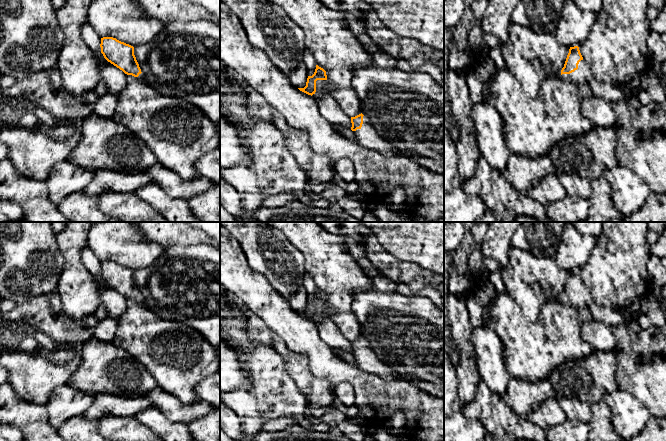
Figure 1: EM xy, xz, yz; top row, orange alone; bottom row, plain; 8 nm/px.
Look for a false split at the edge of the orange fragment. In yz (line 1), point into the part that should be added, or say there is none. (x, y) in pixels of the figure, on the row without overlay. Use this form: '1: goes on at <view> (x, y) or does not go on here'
1: goes on at yz (583, 298)

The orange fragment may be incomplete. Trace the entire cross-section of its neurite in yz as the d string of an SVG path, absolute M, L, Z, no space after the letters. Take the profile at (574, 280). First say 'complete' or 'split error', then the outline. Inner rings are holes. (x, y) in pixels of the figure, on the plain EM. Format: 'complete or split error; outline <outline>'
split error; outline M578 270L570 271L564 291L561 294L561 301L577 310L588 308L594 302L590 292L584 286Z

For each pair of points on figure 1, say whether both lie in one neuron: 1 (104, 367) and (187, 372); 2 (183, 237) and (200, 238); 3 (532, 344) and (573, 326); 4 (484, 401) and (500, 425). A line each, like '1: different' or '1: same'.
1: different
2: same
3: same
4: same

